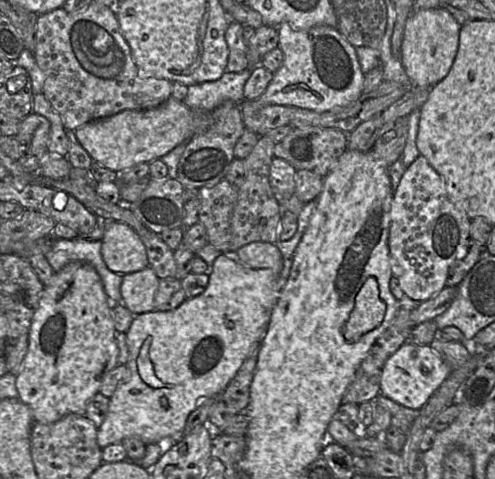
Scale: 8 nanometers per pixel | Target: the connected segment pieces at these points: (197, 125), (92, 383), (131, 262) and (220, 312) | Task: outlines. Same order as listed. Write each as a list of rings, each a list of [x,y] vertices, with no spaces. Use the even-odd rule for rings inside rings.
[[[170,97],[156,108],[123,110],[113,116],[88,122],[75,130],[76,137],[93,161],[119,172],[140,163],[150,163],[169,153],[198,131],[207,128],[206,116],[199,116],[183,101]]]
[[[71,262],[44,285],[30,326],[28,351],[16,375],[19,399],[30,407],[34,421],[42,424],[55,423],[71,413],[85,415],[88,402],[100,392],[106,374],[119,365],[118,356],[112,302],[101,278],[92,265]]]
[[[104,220],[102,257],[114,273],[125,275],[149,266],[146,247],[139,235],[129,225]]]
[[[223,253],[215,259],[209,284],[202,294],[186,299],[174,310],[134,316],[126,332],[129,377],[110,398],[106,418],[97,431],[98,445],[103,449],[129,437],[136,437],[145,445],[164,438],[180,439],[190,413],[203,399],[219,397],[252,346],[261,344],[278,297],[278,275],[272,270],[249,268],[232,254]],[[148,336],[152,337],[152,367],[164,384],[158,389],[148,386],[138,370],[137,358]]]

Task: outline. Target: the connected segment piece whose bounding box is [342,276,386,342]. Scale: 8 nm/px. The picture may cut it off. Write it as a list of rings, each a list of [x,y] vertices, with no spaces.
[[[368,277],[355,298],[354,308],[342,328],[344,338],[354,342],[362,335],[380,325],[386,311],[386,304],[379,296],[378,282]]]

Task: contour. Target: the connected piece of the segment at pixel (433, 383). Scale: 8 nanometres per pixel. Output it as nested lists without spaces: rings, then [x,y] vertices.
[[[408,341],[386,360],[380,380],[380,394],[404,407],[420,410],[451,372],[429,345],[416,345]]]

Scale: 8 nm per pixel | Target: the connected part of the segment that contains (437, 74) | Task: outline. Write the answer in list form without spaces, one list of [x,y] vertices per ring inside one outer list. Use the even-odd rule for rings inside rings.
[[[444,8],[412,12],[406,20],[401,60],[411,87],[433,87],[449,72],[459,45],[461,25]]]

